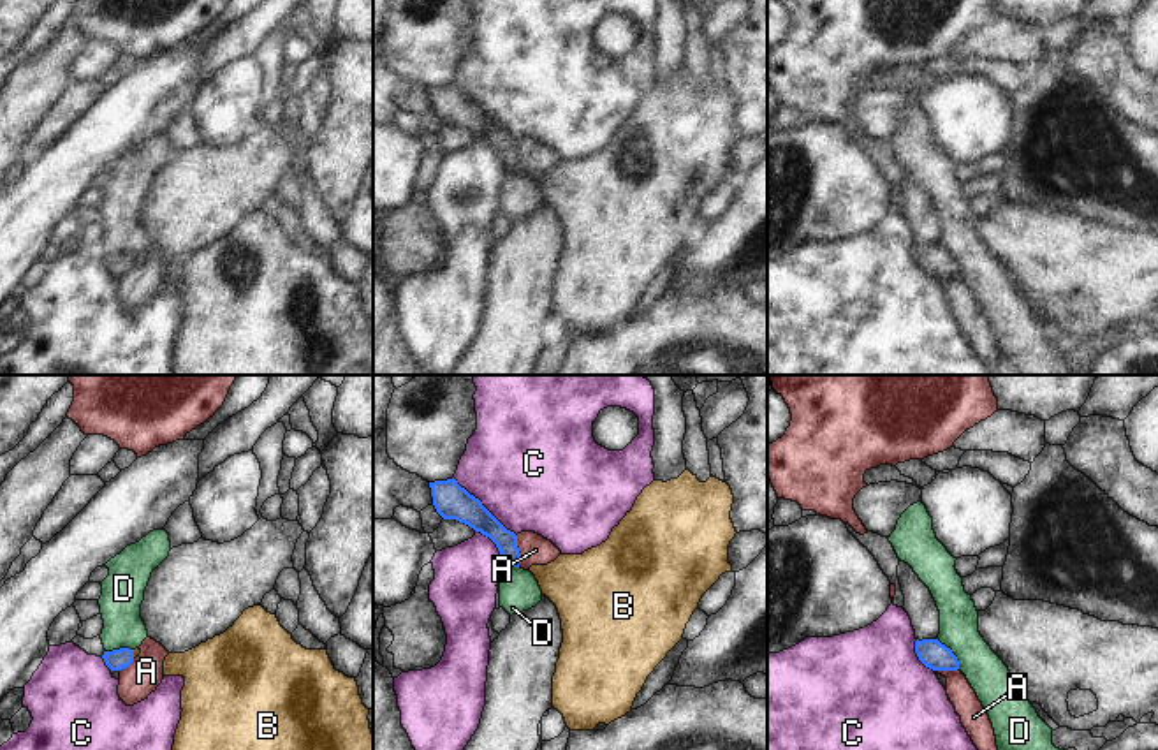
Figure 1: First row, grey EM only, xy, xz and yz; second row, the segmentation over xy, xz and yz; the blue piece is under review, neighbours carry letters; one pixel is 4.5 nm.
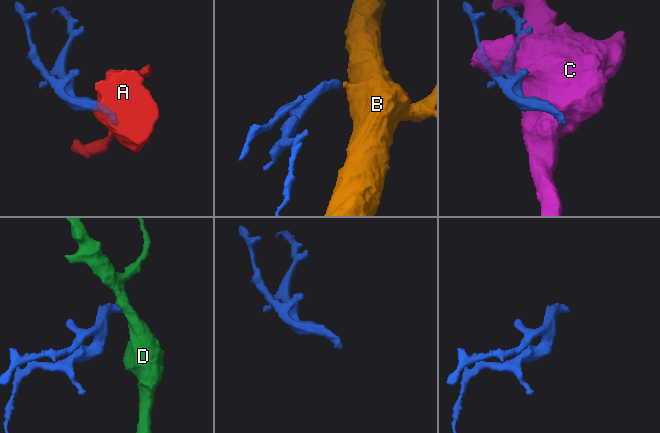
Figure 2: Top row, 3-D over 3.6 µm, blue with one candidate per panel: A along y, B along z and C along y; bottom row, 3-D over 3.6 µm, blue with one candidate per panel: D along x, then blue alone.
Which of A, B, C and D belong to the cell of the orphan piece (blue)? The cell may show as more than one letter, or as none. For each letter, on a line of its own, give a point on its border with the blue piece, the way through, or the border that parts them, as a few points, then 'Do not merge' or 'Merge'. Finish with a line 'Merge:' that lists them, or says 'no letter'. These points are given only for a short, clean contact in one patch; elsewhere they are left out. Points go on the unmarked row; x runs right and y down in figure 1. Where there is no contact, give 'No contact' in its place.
A: Touches blue at xz (518, 157). Boundary: xz (516, 141), (521, 162), (520, 171). Do not merge
B: Touches blue at xy (132, 259). Path across: xy (118, 264), (132, 259), (136, 257). Merge
C: Touches blue at xz (483, 111). Do not merge
D: Touches blue at yz (952, 259). Boundary: yz (937, 243), (956, 263), (958, 275). Do not merge
Merge: B.

